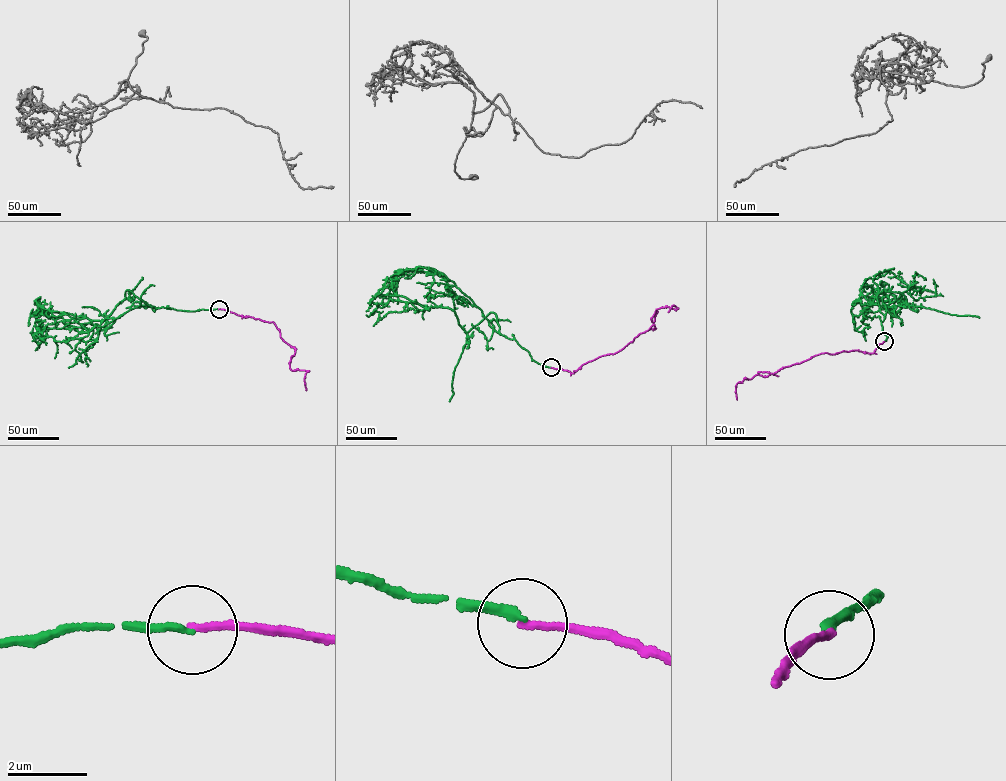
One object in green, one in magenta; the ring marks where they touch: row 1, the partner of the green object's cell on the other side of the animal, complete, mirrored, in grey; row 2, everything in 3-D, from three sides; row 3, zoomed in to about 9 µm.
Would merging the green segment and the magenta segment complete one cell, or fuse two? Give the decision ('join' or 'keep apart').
join

